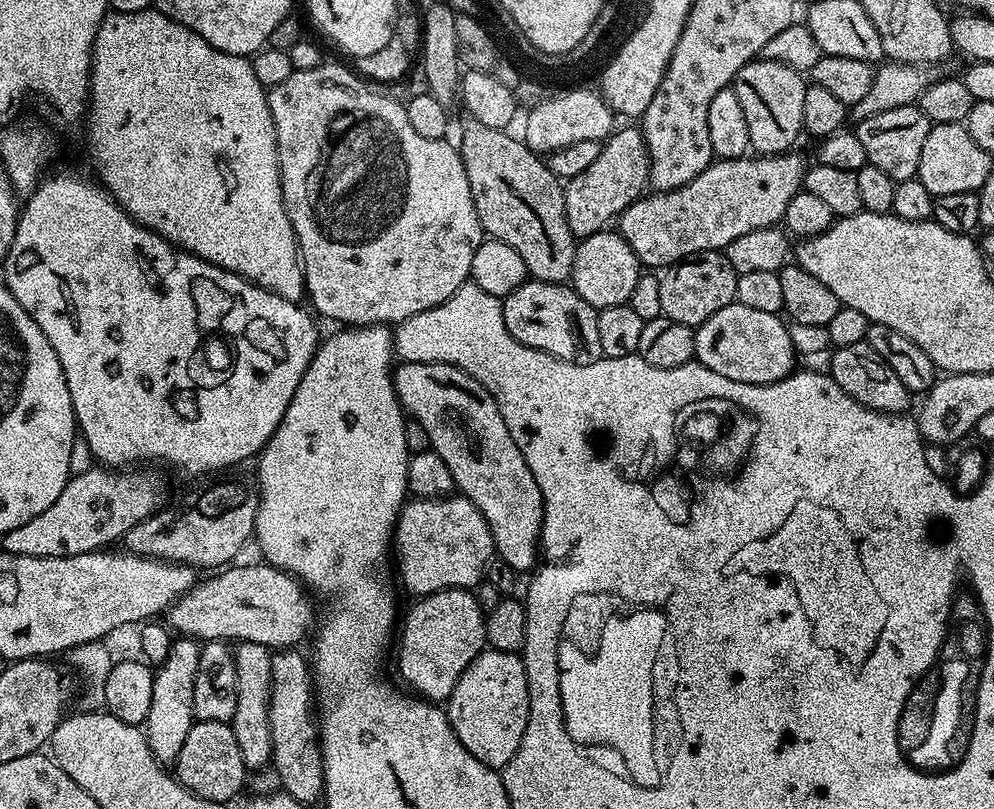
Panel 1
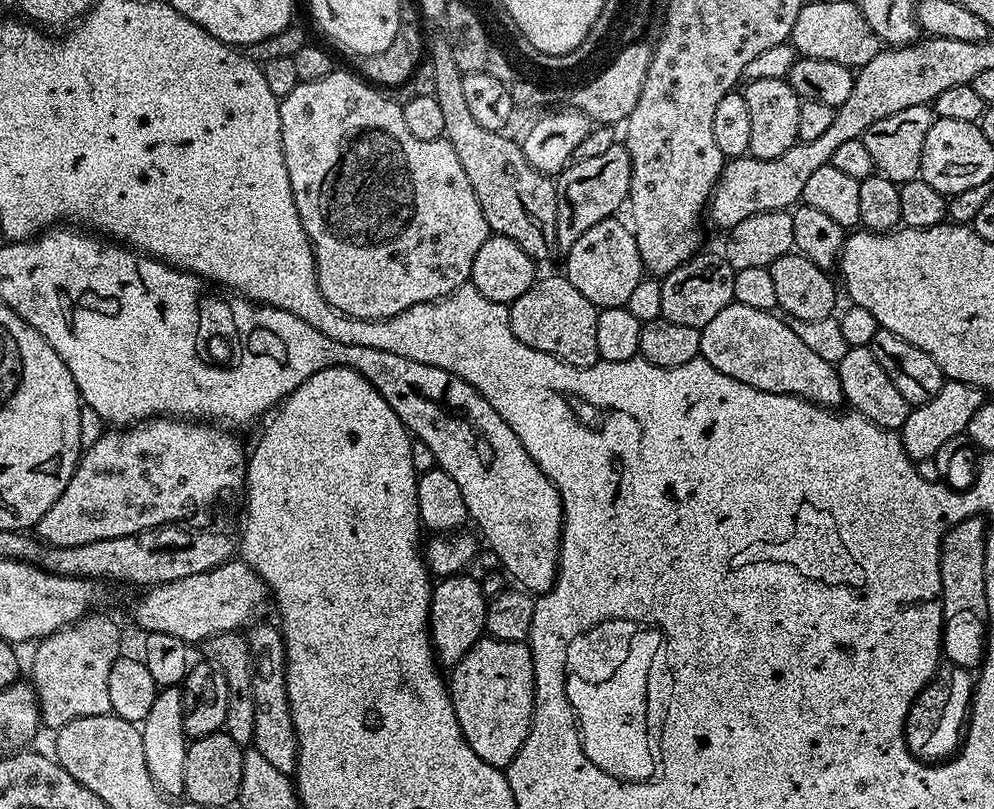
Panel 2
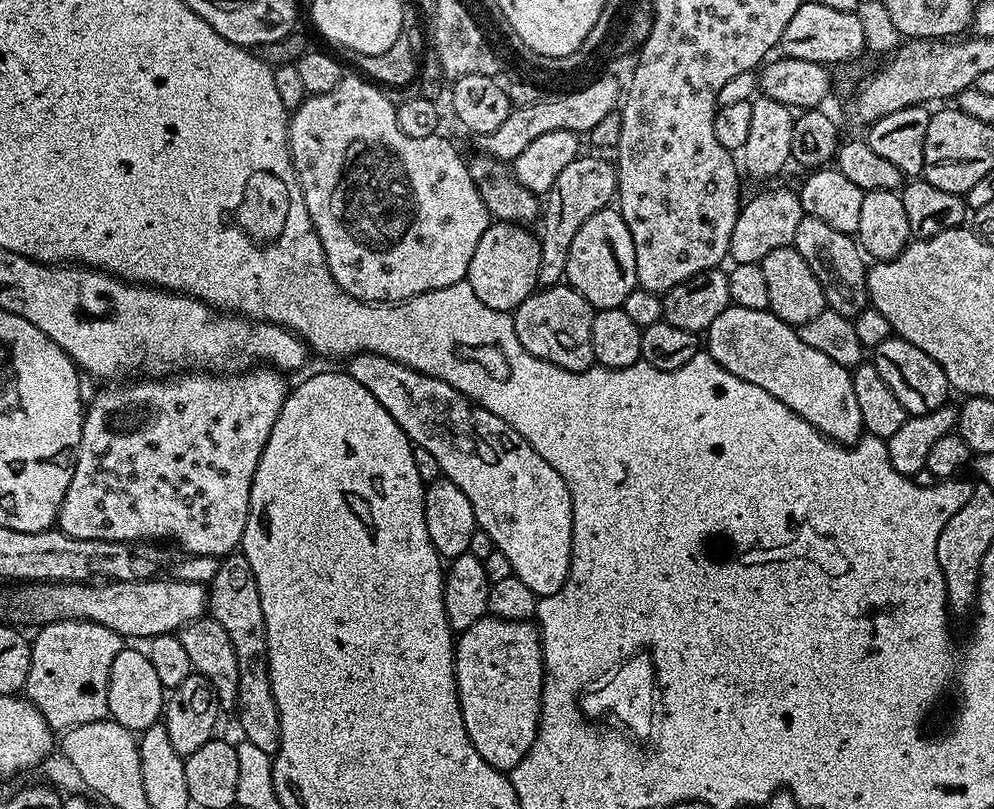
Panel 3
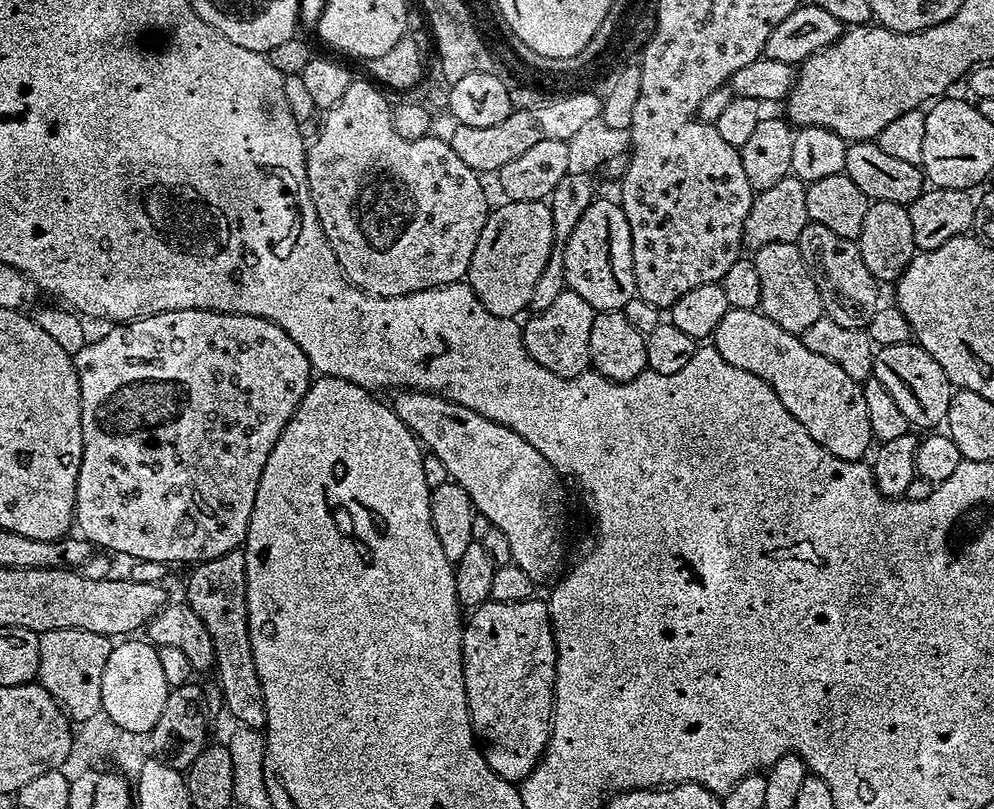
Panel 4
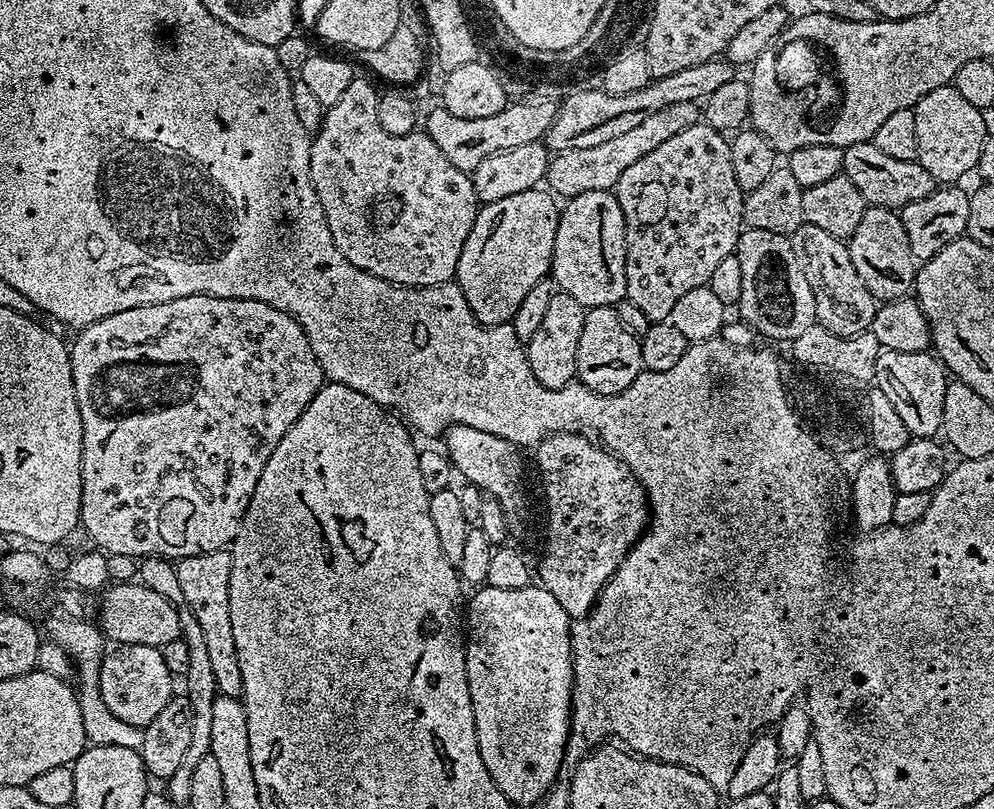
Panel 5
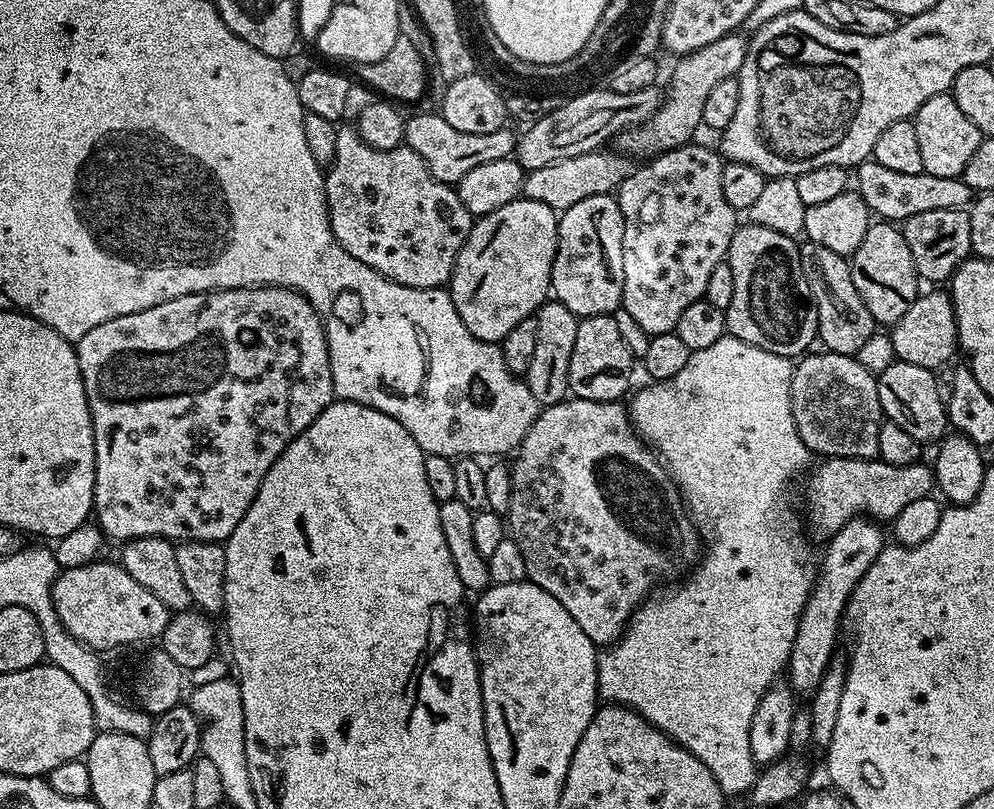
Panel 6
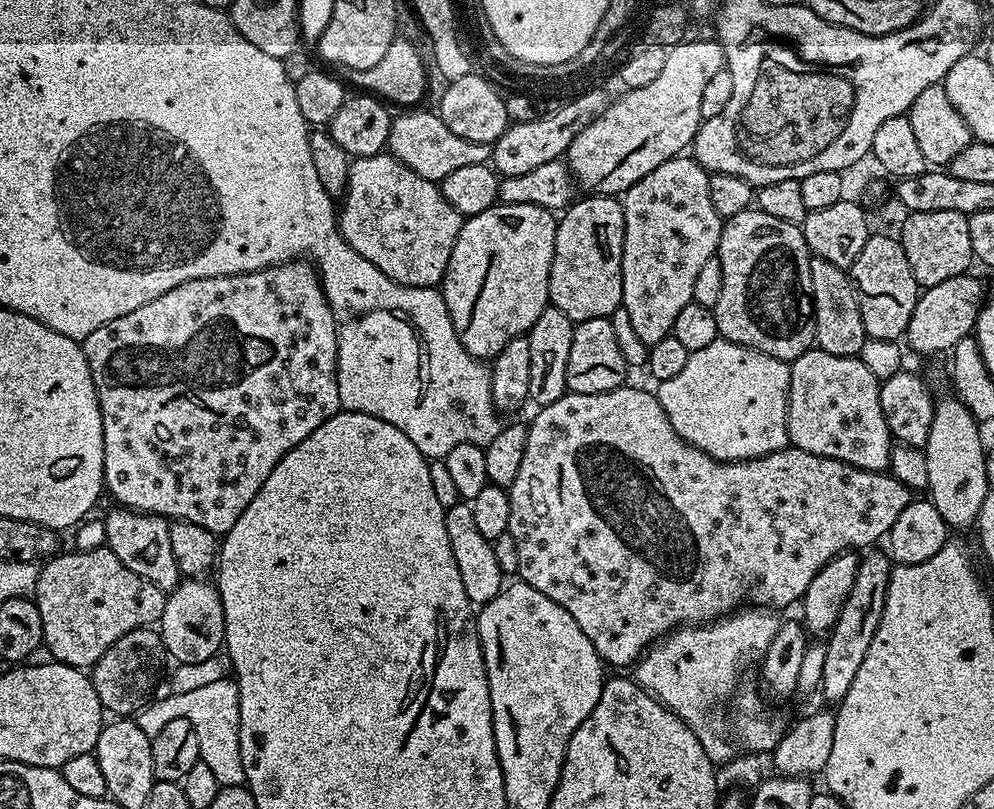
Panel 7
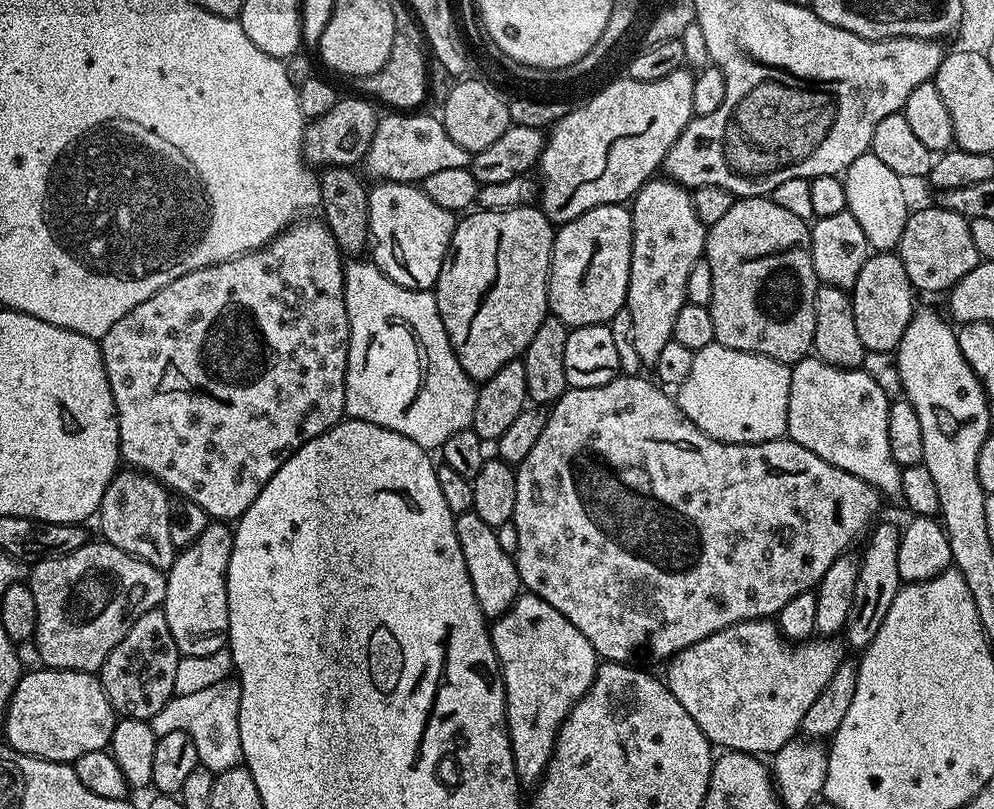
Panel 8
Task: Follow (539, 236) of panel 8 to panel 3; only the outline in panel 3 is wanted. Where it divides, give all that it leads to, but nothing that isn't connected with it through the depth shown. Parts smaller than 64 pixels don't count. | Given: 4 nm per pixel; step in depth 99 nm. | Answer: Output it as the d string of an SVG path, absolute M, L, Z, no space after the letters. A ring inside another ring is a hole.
M503 222L489 223L486 234L482 234L478 247L474 250L474 258L470 258L466 283L478 294L478 299L486 302L490 310L498 310L509 314L515 313L516 307L537 291L538 262L540 261L540 242L535 231L519 224Z

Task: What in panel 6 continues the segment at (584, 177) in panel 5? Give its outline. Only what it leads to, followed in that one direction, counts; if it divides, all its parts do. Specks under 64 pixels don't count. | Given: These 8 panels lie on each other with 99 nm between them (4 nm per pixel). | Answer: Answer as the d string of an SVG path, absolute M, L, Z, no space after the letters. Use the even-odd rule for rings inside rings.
M597 150L595 152L587 152L586 154L578 154L574 158L562 158L550 166L542 166L538 170L528 172L524 177L523 199L533 200L534 202L546 202L546 206L563 210L574 206L574 202L582 202L582 198L607 196L615 193L619 189L620 183L634 171L634 164L628 161L631 159L627 155L621 154L619 151L604 151L608 150Z

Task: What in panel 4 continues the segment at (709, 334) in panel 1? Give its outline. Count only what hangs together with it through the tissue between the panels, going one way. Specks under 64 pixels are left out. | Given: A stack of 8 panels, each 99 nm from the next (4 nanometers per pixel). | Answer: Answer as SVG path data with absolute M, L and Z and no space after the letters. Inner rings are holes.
M729 308L722 322L718 322L716 327L714 346L718 354L722 354L726 362L730 362L730 366L738 366L738 370L746 370L771 386L774 394L778 394L778 402L782 402L782 406L786 406L786 410L790 410L790 414L798 418L806 434L810 434L810 438L814 438L818 446L843 460L863 461L869 455L868 448L871 443L873 445L874 437L870 430L870 416L867 413L863 383L850 378L838 363L814 354L813 350L804 345L797 333L782 330L778 322L766 318L763 312L755 308L750 310Z

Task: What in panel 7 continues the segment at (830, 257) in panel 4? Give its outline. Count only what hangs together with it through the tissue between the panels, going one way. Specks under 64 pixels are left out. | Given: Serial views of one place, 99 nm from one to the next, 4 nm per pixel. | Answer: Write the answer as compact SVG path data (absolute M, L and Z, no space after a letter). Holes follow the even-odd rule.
M813 256L810 262L810 278L812 313L816 319L815 347L828 354L859 357L868 335L862 326L860 296L856 293L851 275L845 269L834 266L834 262L826 262L826 258Z

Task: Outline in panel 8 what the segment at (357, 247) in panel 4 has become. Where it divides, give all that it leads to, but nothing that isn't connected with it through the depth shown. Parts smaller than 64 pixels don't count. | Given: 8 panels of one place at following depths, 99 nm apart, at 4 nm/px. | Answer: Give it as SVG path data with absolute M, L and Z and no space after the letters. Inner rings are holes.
M382 180L368 188L368 243L371 263L381 268L398 286L406 286L423 292L435 289L438 274L442 274L442 262L448 253L452 235L458 223L457 213L442 210L438 202L426 198L423 187Z

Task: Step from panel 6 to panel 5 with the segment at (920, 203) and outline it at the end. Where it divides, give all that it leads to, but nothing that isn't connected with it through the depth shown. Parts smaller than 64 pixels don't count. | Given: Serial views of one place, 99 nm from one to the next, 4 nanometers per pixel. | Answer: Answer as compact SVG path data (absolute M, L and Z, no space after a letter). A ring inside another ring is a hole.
M872 142L856 144L845 151L843 175L858 186L858 194L862 194L865 205L874 208L899 210L911 203L922 202L938 188L937 181L919 162L890 158L890 154L882 154Z

